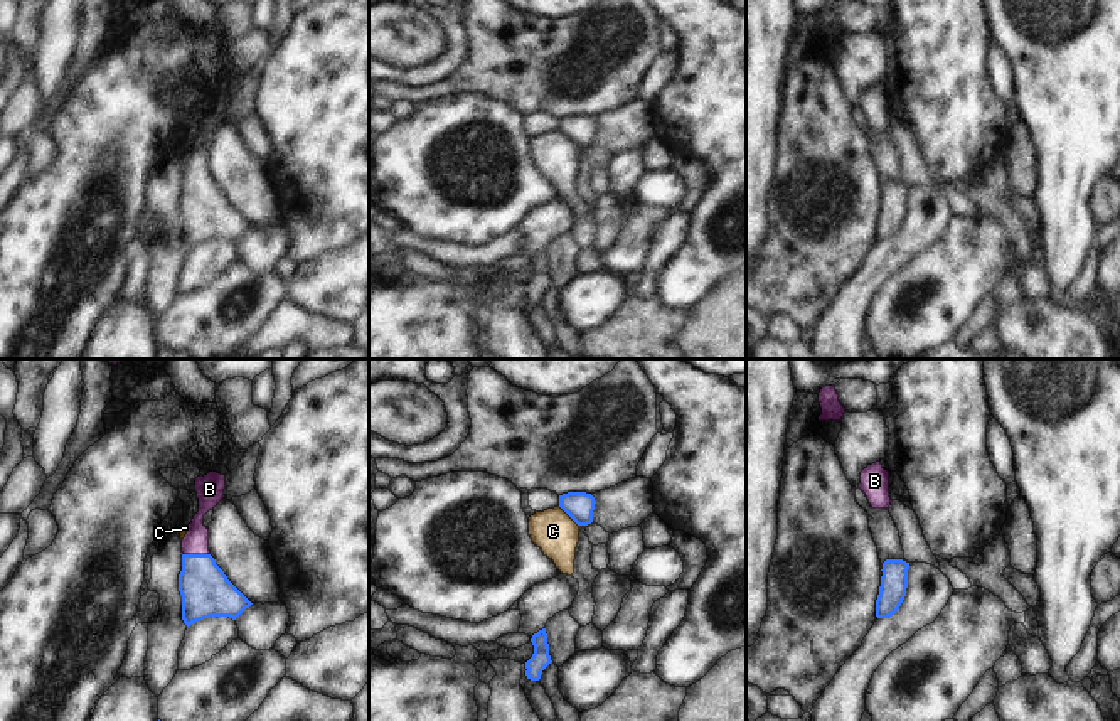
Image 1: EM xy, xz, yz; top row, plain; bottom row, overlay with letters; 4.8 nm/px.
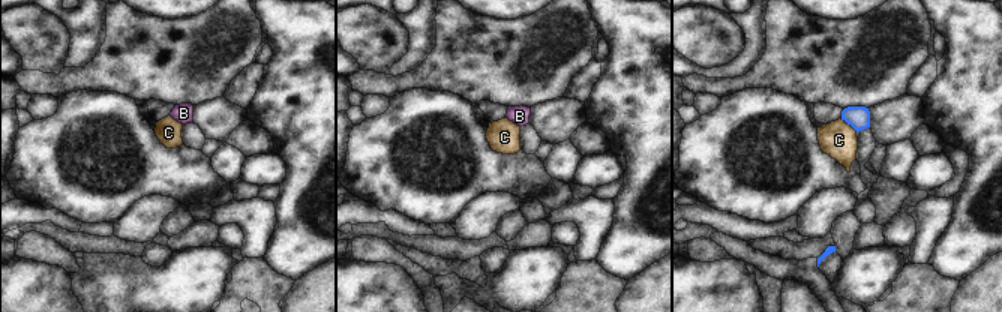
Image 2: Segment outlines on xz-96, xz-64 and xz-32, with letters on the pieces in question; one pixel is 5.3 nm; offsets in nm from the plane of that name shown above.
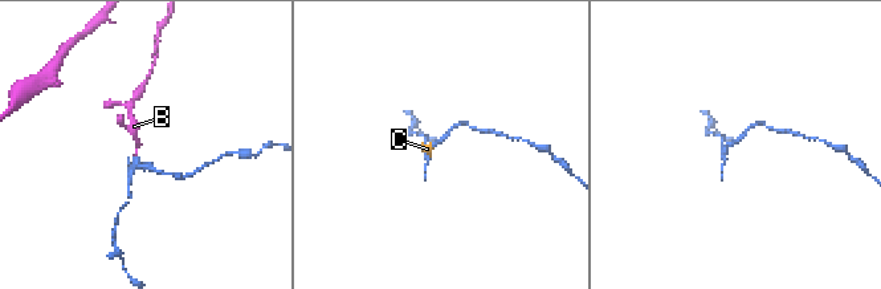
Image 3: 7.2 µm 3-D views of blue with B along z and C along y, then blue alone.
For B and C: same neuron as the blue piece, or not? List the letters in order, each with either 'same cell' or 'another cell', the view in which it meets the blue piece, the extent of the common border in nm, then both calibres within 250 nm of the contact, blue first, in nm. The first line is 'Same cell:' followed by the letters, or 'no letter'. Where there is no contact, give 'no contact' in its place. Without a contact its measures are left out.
Same cell: B
B: same cell; meets blue in xy; contact 130 nm long; 240 nm thick on the blue side, 120 nm on the other
C: another cell; meets blue in xz; contact 140 nm long; 140 nm thick on the blue side, 200 nm on the other

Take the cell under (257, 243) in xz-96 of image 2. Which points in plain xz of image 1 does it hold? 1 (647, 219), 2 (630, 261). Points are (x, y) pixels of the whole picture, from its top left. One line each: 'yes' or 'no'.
1: no
2: no

